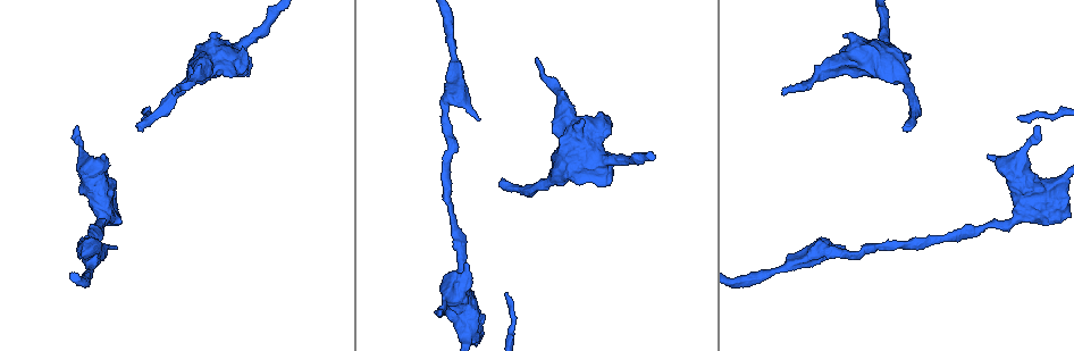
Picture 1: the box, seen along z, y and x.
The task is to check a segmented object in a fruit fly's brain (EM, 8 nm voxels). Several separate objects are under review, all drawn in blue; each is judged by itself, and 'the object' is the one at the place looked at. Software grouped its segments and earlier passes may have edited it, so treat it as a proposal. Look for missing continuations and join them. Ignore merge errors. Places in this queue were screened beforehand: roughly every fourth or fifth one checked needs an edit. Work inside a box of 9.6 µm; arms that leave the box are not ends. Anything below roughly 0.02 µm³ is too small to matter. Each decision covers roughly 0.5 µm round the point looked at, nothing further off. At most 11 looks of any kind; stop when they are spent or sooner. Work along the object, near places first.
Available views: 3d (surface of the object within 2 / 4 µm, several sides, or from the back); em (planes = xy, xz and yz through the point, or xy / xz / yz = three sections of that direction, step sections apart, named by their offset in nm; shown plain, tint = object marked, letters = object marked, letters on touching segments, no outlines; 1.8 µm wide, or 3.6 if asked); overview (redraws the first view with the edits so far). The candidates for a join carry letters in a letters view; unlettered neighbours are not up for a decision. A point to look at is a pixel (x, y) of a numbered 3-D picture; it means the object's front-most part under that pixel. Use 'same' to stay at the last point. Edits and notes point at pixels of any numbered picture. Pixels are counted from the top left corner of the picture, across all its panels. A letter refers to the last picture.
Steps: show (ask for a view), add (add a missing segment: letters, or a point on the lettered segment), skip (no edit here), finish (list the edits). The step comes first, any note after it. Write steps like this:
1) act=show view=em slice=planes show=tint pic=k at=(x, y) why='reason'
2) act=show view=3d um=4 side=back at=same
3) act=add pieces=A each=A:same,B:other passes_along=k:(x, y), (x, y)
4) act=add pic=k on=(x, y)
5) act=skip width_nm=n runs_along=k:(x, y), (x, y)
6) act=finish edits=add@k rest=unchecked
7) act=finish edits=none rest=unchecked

act=show view=3d um=4 side=back pic=1 at=(119, 221) why='free end'

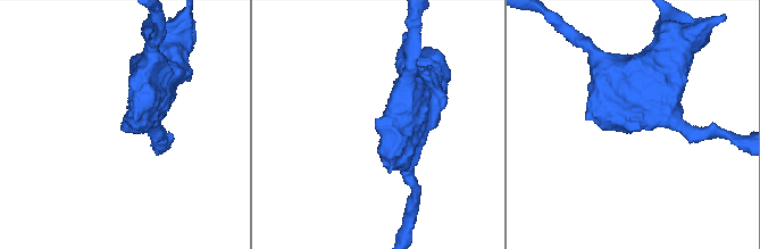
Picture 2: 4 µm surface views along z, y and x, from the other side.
act=show view=em slice=xz step=16 show=tint pic=2 at=(124, 129)

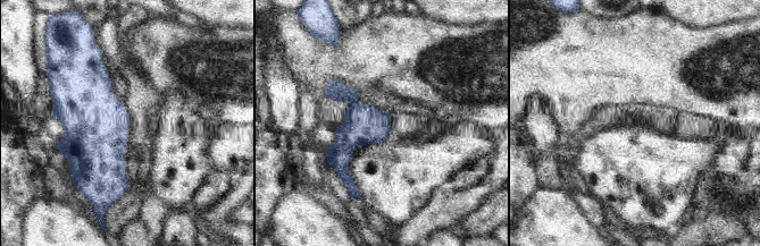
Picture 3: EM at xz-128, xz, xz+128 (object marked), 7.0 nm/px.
act=show view=em slice=planes show=letters at=same why='another direction'

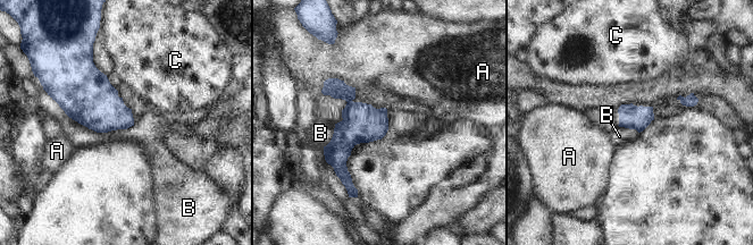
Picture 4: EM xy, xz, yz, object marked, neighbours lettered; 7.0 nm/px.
act=skip longest_contact=B:340nm each=A:other,B:other,C:other found='none of them fits'

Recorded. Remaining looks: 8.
act=show view=3d um=4 pic=1 at=(905, 131) why='branch stops here'

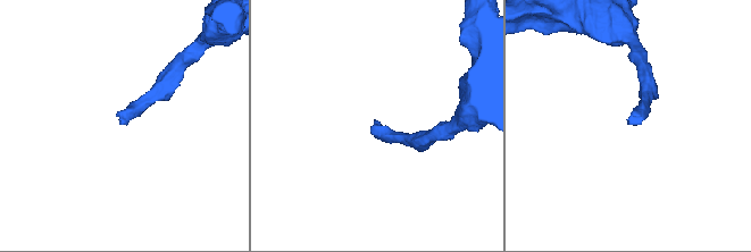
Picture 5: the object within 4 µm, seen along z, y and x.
act=show view=em slice=planes show=letters pic=5 at=(634, 124) why='now the EM'

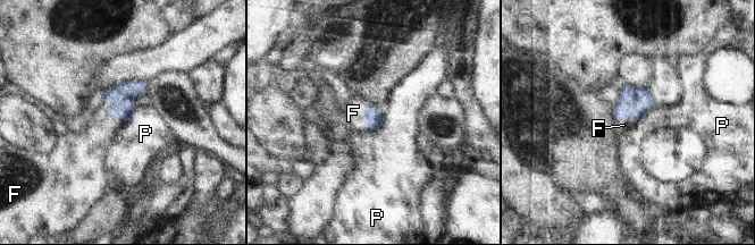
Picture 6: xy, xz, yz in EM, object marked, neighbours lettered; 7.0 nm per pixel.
act=add pieces=F longest_contact=F:220nm each=F:same,P:other passes_along=6:(122, 98), (110, 116), (91, 144) found='it goes on there'

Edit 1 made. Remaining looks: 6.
act=show view=overview why='redraw'

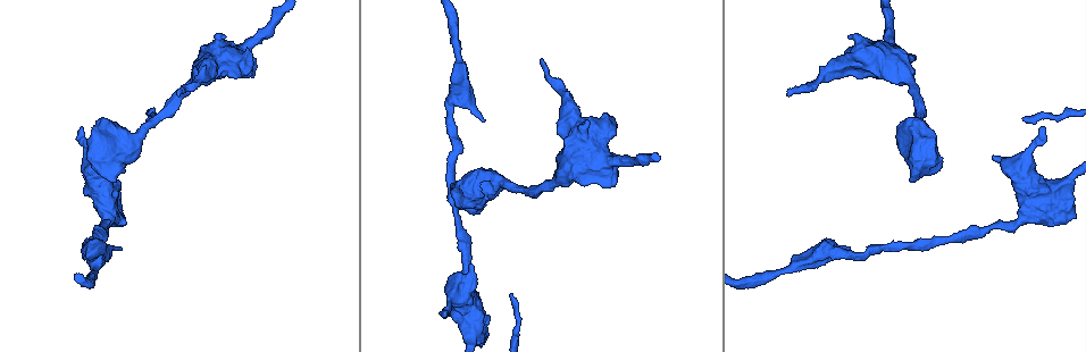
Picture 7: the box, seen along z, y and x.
act=show view=3d um=4 side=back pic=7 at=(482, 122) why='an open end'

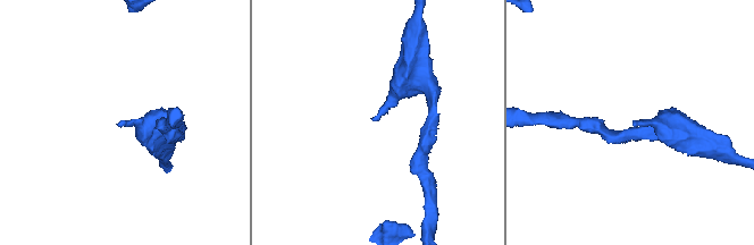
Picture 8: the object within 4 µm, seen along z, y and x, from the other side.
act=show view=em slice=planes show=letters pic=8 at=(632, 122)

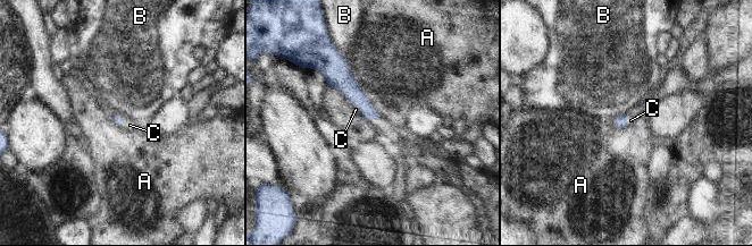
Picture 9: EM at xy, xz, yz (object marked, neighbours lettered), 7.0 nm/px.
act=add pieces=C each=A:other,B:other,C:same passes_along=9:(336, 70), (351, 102), (356, 109) found='it goes on there'

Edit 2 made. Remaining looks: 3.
act=show view=3d um=2 pic=7 at=(1045, 128) why='an open end'

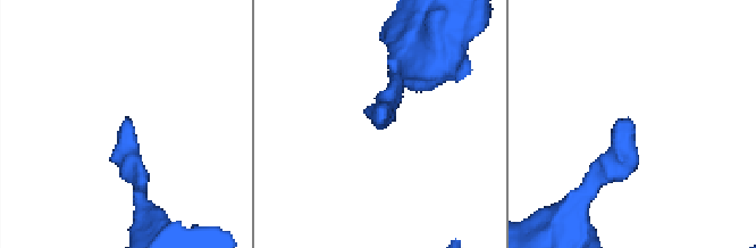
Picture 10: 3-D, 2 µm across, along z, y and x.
act=show view=em um=3.6 slice=planes show=letters pic=10 at=(380, 121) why='now the EM'

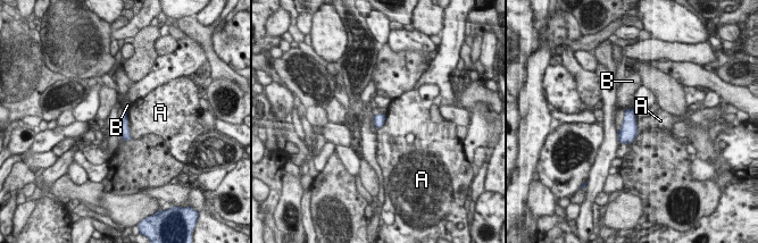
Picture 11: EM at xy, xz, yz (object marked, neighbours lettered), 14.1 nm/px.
act=skip each=A:other,B:other border=11:(125, 109), (128, 134), (132, 137) found='none of them fits'

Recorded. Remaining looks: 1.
act=finish edits=add@6,add@9 rest=unchecked

